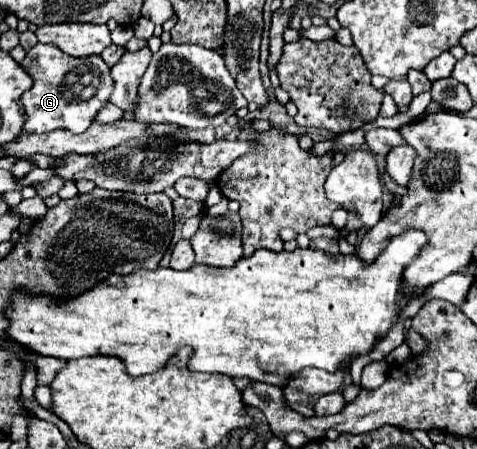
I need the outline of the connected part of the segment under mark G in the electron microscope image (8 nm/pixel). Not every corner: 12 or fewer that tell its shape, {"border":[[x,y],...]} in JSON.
{"border":[[40,42],[22,68],[34,134],[84,132],[114,86],[100,56]]}

